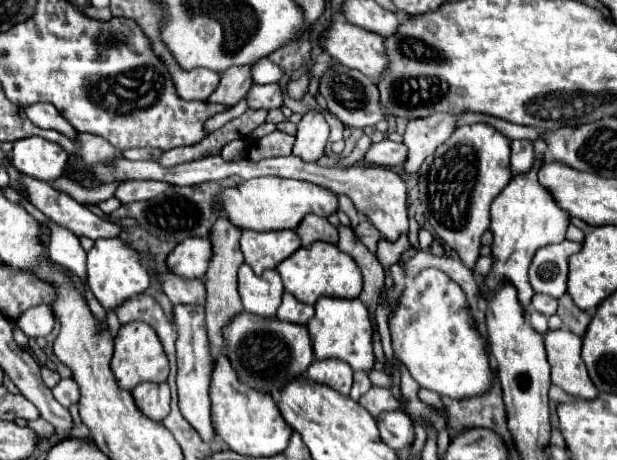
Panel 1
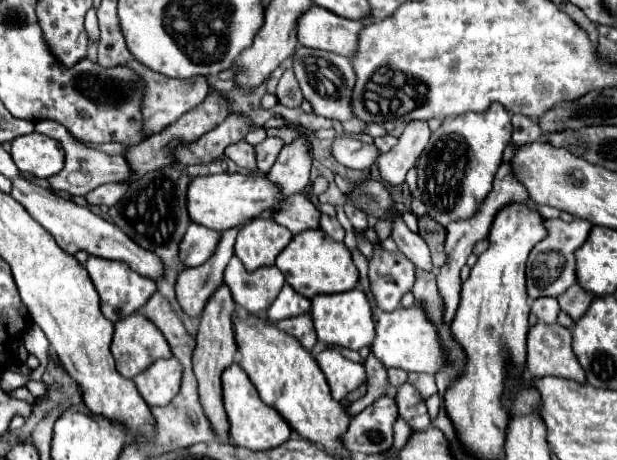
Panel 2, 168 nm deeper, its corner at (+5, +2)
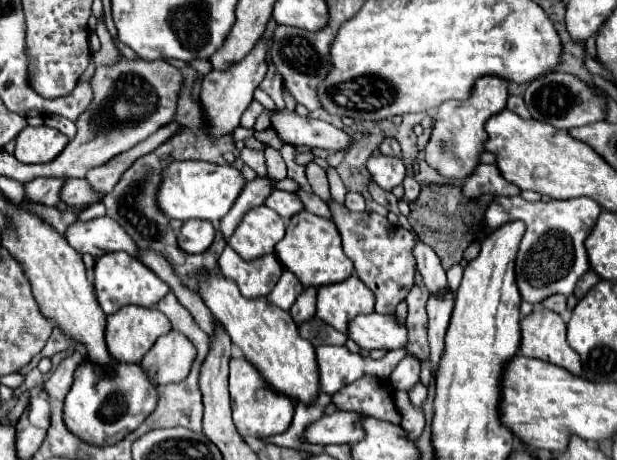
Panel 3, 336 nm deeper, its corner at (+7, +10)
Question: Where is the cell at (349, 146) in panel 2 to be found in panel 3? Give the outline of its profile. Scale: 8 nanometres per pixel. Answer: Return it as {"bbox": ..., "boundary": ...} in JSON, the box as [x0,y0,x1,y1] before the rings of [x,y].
{"bbox":[271,109,353,151],"boundary":[[[285,109],[271,113],[271,127],[289,145],[309,145],[327,151],[345,151],[353,141],[343,129],[337,129],[327,121],[299,117],[297,113]]]}

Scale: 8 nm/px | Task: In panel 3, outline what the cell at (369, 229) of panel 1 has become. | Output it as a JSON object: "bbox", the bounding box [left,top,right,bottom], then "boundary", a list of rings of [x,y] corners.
{"bbox":[345,193,365,213],"boundary":[[[347,193],[347,197],[345,197],[345,207],[347,207],[349,211],[361,213],[361,211],[365,211],[365,199],[361,197],[361,193]]]}

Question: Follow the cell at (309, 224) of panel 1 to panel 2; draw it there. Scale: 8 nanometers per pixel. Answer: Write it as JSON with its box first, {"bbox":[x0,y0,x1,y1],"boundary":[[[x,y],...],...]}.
{"bbox":[271,193,321,235],"boundary":[[[303,193],[287,197],[283,203],[277,205],[277,209],[271,215],[279,225],[287,227],[293,235],[307,229],[319,229],[319,217],[321,217],[317,207]]]}

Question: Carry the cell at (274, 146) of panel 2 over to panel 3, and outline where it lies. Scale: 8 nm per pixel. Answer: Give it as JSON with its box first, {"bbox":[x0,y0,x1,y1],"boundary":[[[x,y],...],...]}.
{"bbox":[265,145,287,179],"boundary":[[[265,145],[265,161],[267,161],[267,175],[273,179],[285,179],[287,169],[281,153],[269,145]]]}

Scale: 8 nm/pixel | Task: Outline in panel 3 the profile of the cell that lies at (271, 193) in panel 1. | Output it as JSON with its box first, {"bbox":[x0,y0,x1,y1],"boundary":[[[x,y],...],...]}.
{"bbox":[157,161,245,225],"boundary":[[[175,161],[163,173],[163,183],[157,195],[159,209],[179,221],[189,219],[203,219],[217,225],[225,213],[233,207],[241,189],[245,187],[245,177],[231,165],[215,165],[207,161]]]}

